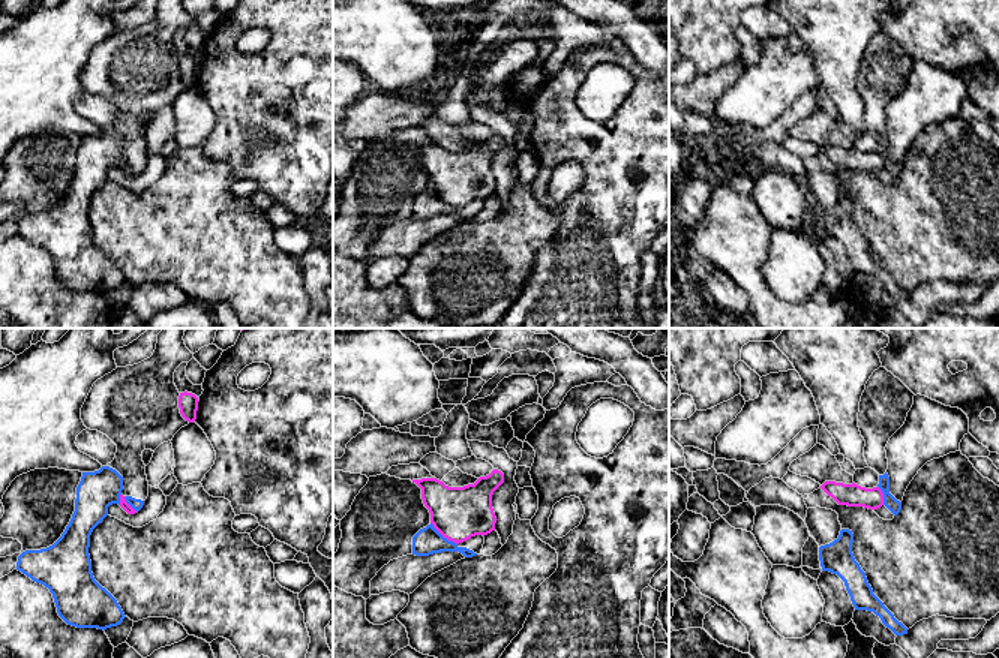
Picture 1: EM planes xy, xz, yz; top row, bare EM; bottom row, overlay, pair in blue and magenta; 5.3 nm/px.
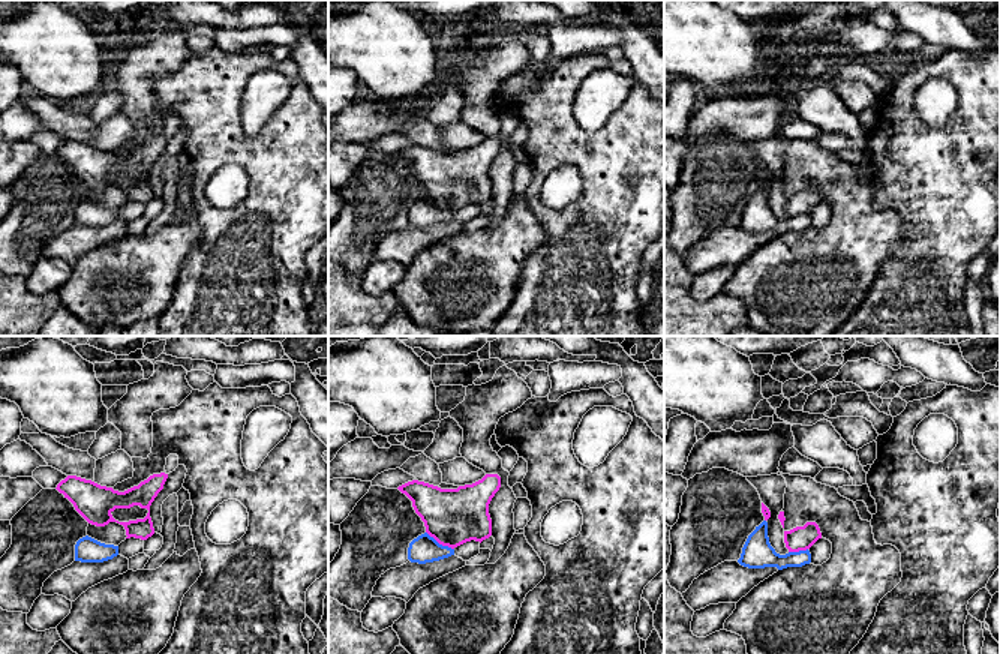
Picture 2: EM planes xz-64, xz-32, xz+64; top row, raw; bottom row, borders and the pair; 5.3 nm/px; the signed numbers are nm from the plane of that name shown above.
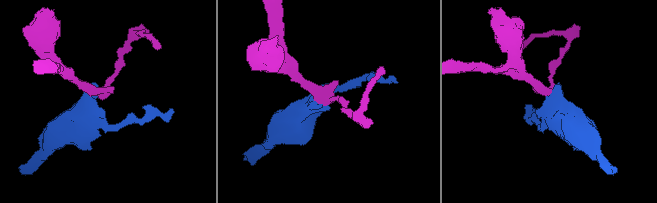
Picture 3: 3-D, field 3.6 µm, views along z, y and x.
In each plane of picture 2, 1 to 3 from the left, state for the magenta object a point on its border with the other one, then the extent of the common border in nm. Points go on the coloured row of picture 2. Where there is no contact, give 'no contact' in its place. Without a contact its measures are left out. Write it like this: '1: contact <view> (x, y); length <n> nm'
1: no contact
2: contact xz-32 (438, 543); length 180 nm
3: contact xz+64 (798, 552); length 110 nm

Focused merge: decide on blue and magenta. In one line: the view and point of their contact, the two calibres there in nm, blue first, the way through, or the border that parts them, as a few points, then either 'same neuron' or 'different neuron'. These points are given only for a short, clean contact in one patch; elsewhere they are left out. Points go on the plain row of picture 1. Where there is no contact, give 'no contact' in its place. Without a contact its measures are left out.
contact xz (441, 200); calibres 150 and 280 nm; border xz (431, 186), (444, 201), (456, 209); different neuron

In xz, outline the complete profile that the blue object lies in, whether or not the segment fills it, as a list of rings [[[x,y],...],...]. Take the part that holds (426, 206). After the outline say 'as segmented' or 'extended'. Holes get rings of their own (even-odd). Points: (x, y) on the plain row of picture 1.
[[[430,187],[412,201],[412,219],[429,220],[441,216],[459,216],[465,222],[472,222],[482,217],[483,208],[483,199],[476,199],[464,207],[456,208],[444,202]]]; extended

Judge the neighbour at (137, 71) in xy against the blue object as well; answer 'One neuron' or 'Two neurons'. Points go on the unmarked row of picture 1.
One neuron

